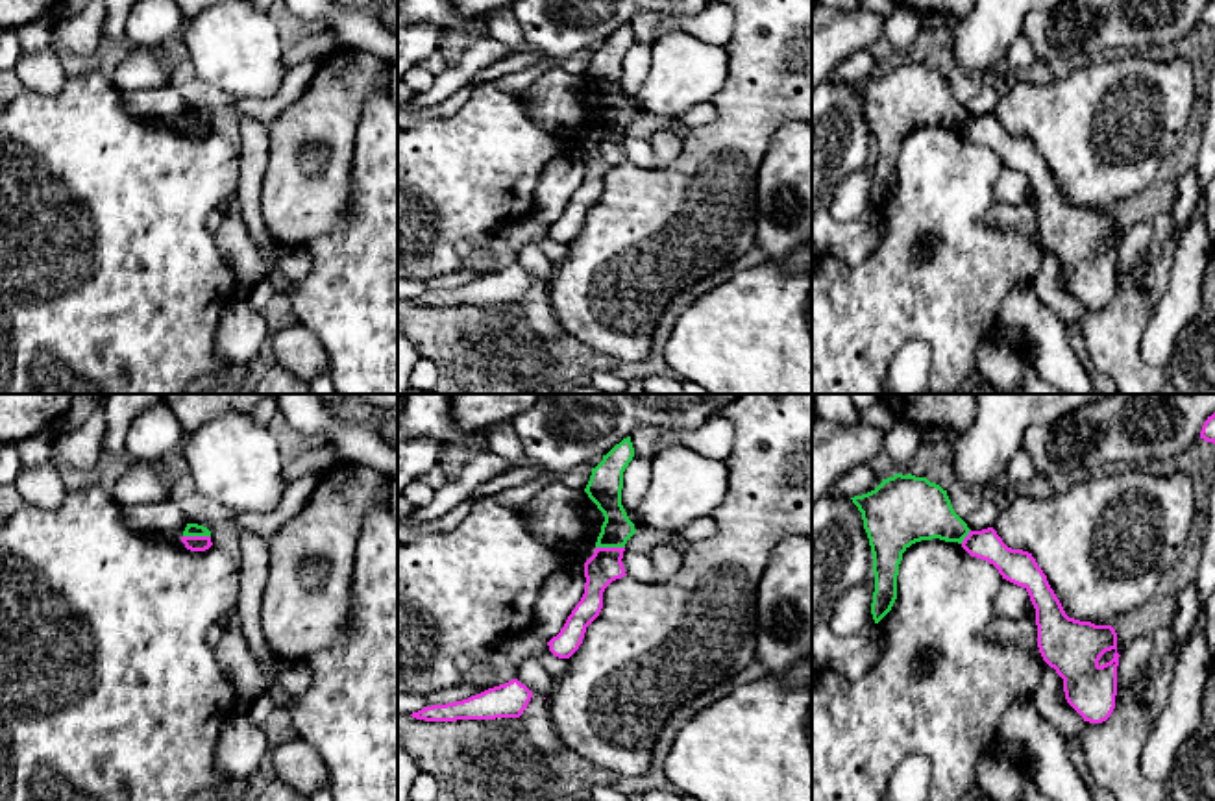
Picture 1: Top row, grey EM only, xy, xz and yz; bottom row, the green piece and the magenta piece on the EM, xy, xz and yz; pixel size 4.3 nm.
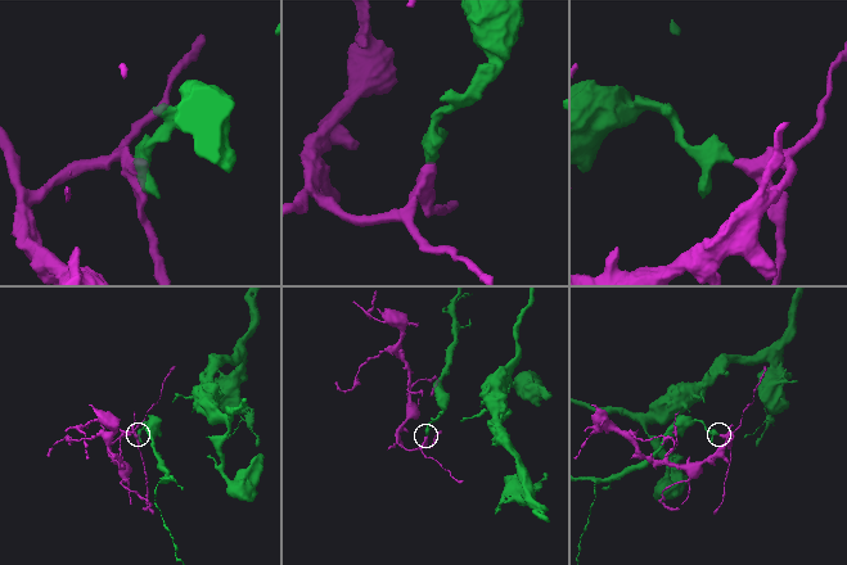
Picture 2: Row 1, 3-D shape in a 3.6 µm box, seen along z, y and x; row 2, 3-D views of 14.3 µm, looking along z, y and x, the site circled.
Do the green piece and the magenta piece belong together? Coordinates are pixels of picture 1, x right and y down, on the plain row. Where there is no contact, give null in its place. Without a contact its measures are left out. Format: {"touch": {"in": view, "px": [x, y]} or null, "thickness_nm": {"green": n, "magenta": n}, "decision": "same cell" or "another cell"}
{"touch": {"in": "xz", "px": [611, 132]}, "thickness_nm": {"green": 140, "magenta": 150}, "decision": "another cell"}

